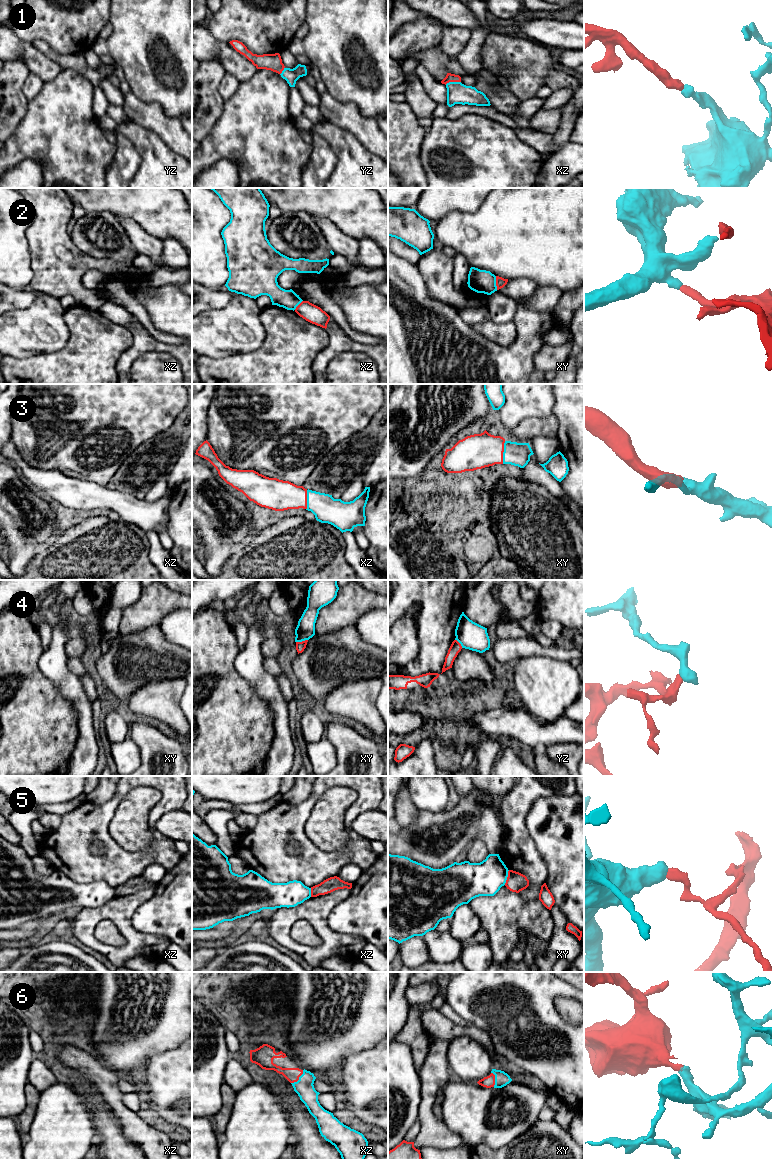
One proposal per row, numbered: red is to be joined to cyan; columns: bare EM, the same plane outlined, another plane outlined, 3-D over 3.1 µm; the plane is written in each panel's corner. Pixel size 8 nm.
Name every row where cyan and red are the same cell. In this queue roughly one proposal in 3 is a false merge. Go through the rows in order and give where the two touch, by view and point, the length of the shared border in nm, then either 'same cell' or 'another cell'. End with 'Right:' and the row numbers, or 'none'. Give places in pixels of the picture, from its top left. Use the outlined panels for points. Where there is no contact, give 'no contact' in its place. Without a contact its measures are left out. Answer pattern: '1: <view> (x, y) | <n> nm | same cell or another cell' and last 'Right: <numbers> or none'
1: xz (452, 82) | 130 nm | same cell
2: xy (495, 283) | 110 nm | another cell
3: xy (503, 452) | 190 nm | same cell
4: xy (301, 641) | 100 nm | another cell
5: xy (507, 876) | 130 nm | another cell
6: xz (299, 1078) | 150 nm | same cell
Right: 1, 3, 6

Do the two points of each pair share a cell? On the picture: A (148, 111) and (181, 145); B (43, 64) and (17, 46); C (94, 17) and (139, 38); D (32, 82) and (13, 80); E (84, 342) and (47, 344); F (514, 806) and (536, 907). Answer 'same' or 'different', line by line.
A: same
B: same
C: different
D: different
E: different
F: different

